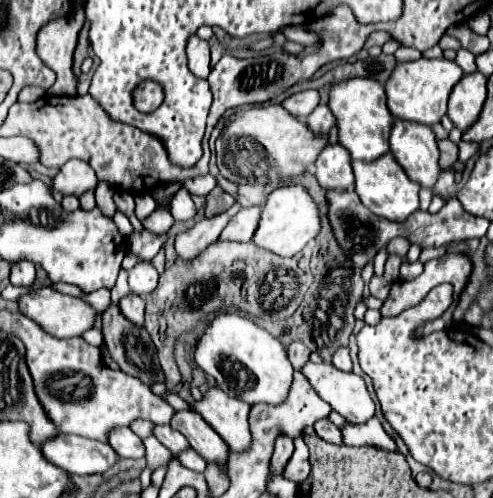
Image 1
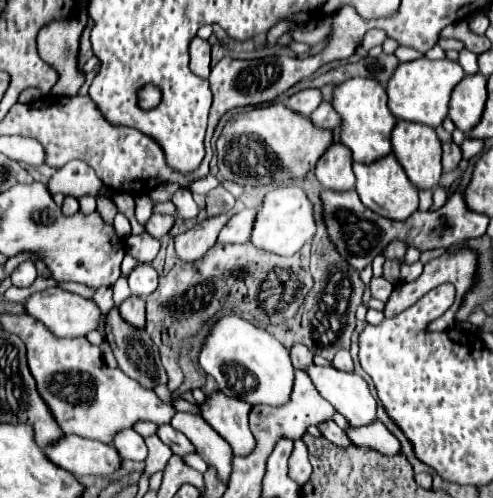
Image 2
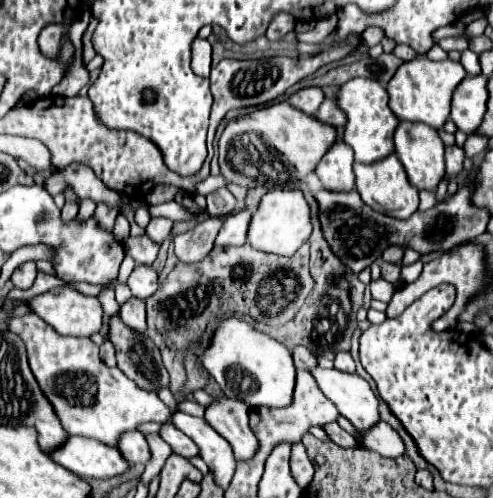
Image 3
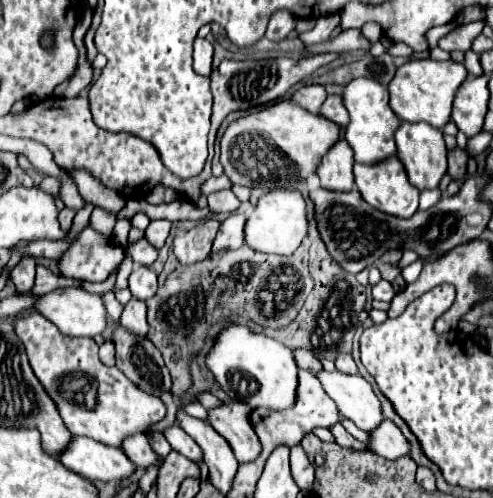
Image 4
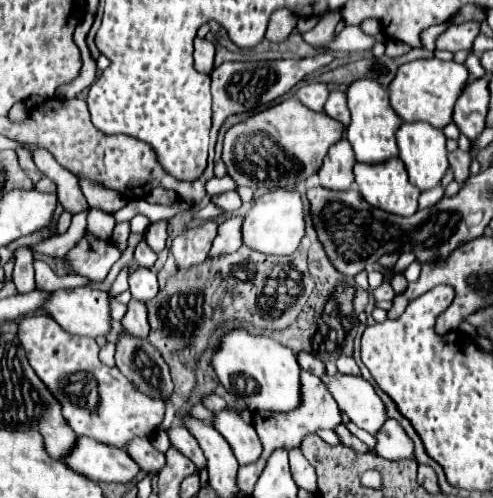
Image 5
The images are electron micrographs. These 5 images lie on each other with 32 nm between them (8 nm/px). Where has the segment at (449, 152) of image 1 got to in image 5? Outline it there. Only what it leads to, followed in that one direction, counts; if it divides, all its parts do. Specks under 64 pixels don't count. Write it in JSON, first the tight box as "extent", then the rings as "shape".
{"extent":[448,148,470,184],"shape":[[[458,148],[458,150],[448,154],[448,162],[450,162],[450,168],[454,172],[454,180],[458,184],[464,184],[468,180],[468,176],[470,176],[470,172],[468,172],[468,168],[470,168],[470,152],[460,152],[460,148]]]}

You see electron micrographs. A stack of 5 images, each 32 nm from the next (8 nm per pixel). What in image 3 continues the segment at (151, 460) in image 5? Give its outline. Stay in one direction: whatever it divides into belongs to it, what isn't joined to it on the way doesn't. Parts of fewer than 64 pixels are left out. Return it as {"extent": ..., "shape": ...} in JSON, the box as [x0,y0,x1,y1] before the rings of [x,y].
{"extent":[116,432,150,464],"shape":[[[124,432],[124,436],[120,436],[116,448],[120,450],[120,454],[128,462],[146,464],[148,458],[150,458],[150,448],[146,444],[146,438],[140,432]]]}

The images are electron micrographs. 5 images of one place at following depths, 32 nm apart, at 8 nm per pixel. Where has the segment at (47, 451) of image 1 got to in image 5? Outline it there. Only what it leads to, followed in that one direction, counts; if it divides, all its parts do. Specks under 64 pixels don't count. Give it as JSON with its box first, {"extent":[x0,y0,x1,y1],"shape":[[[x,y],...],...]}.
{"extent":[64,438,138,482],"shape":[[[78,438],[64,464],[92,482],[130,482],[138,474],[138,464],[122,448],[108,448],[92,438]]]}

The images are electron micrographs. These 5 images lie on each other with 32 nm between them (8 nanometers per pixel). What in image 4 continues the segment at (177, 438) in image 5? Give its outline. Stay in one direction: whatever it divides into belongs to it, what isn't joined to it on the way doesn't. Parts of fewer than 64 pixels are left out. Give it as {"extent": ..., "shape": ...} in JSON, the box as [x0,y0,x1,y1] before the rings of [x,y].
{"extent":[162,426,202,462],"shape":[[[170,426],[170,428],[166,428],[162,434],[164,434],[164,438],[168,440],[168,444],[172,446],[172,450],[180,452],[182,456],[186,456],[186,458],[190,458],[190,460],[194,460],[194,462],[202,460],[202,456],[200,456],[200,446],[198,446],[184,430],[180,430],[178,426]]]}

